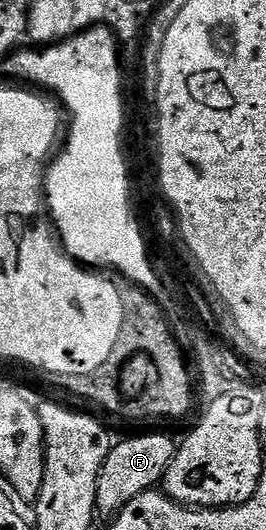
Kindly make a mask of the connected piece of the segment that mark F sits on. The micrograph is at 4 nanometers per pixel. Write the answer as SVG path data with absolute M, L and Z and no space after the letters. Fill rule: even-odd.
M143 433L140 437L127 437L123 442L112 444L109 455L101 467L101 475L97 479L97 503L96 510L100 514L118 514L119 510L125 508L128 503L137 495L154 490L167 474L167 469L171 466L171 460L175 458L177 441L171 437L166 437L163 433Z

